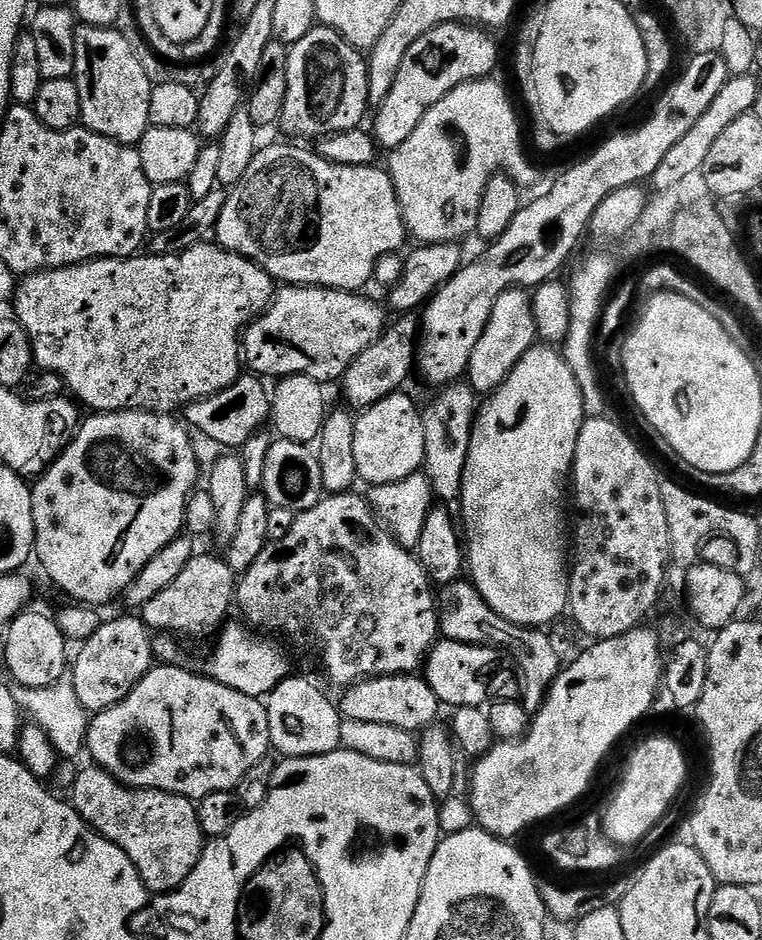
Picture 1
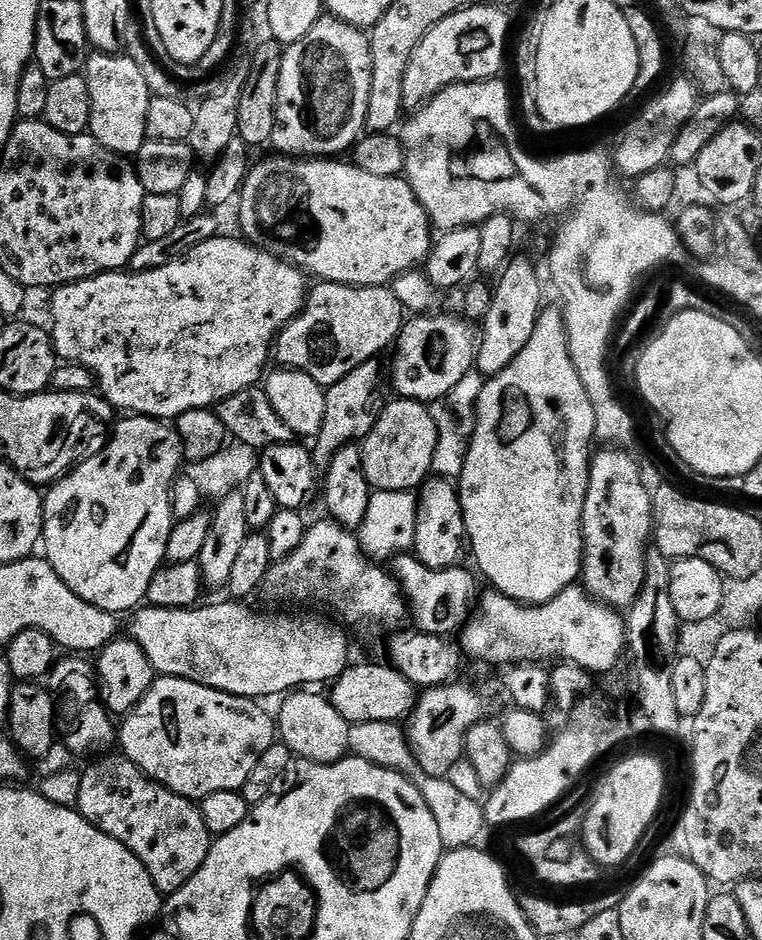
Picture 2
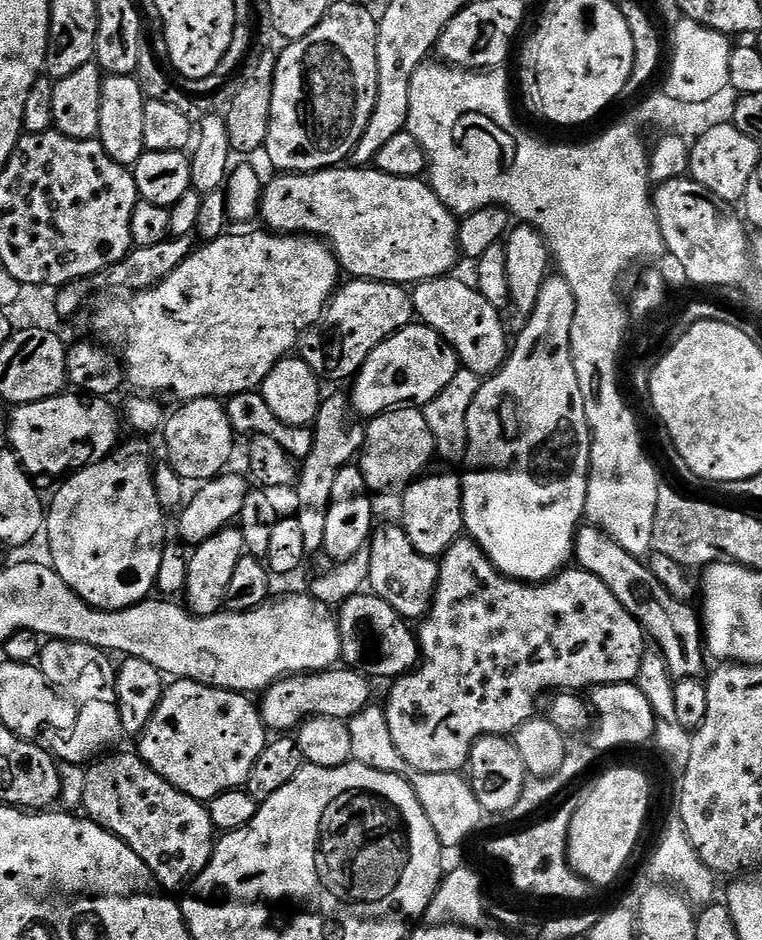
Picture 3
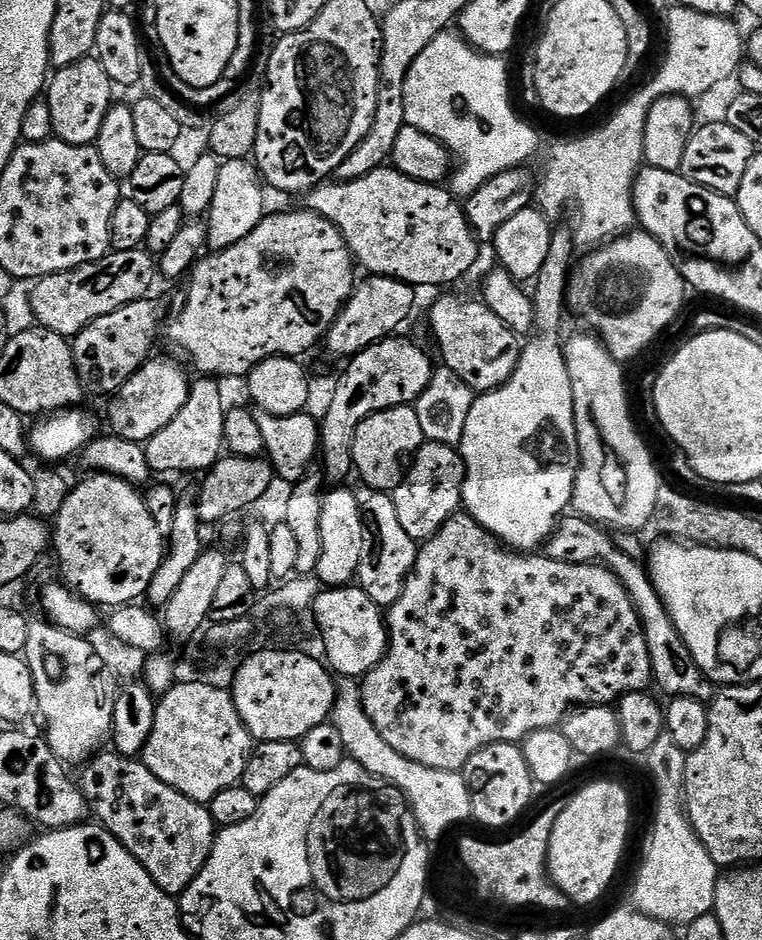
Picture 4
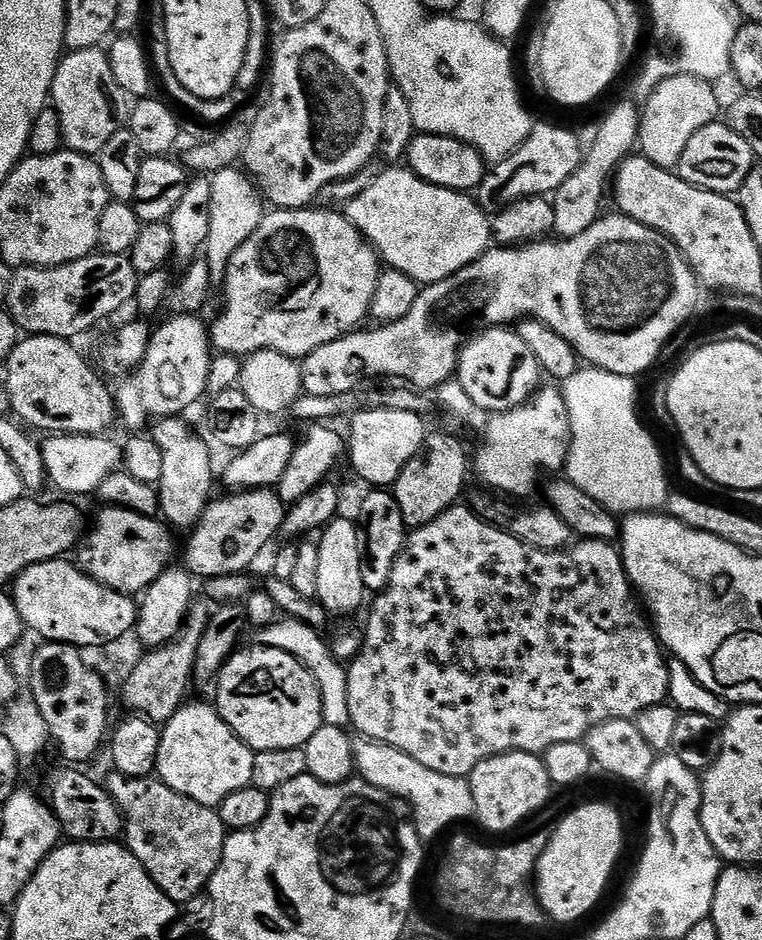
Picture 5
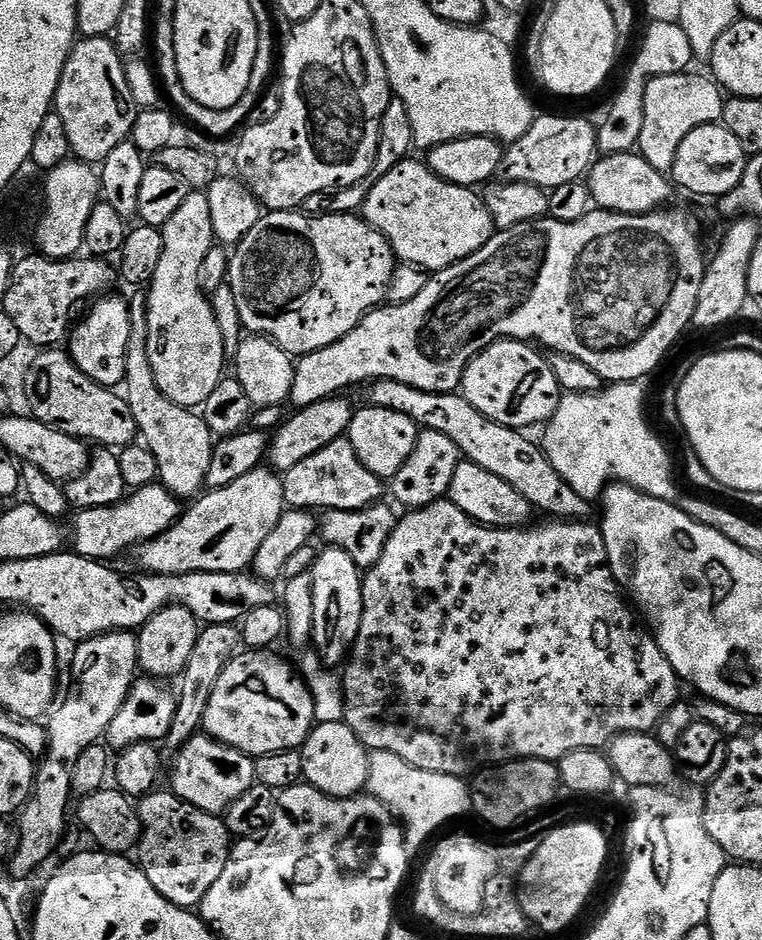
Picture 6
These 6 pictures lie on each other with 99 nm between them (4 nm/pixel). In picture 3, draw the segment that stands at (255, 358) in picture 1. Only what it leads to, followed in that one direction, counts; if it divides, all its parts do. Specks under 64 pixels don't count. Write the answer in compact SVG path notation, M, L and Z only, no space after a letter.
M352 278L347 282L348 285L345 283L343 286L337 287L324 313L320 315L320 321L313 324L301 336L298 345L299 359L304 360L306 366L310 366L310 370L325 381L344 379L347 381L349 378L355 377L366 362L368 355L383 340L390 338L398 330L402 330L406 325L413 323L414 320L412 297L407 287L387 284L381 280L357 280Z

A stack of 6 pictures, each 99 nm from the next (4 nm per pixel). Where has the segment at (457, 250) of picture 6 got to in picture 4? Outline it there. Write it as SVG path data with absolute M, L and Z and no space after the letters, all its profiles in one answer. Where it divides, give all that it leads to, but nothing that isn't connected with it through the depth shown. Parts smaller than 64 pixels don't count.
M391 166L376 168L357 180L325 182L307 193L307 211L326 218L344 235L355 263L365 273L373 276L389 276L413 286L420 284L452 284L460 280L476 264L478 236L469 224L461 201L455 200L447 187L439 184L423 184Z

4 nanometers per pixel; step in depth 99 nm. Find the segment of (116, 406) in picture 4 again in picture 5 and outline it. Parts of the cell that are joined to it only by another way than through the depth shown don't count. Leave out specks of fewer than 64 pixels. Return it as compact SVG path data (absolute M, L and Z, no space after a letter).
M169 315L169 320L159 329L153 331L151 339L148 340L148 349L144 355L144 362L138 369L140 381L132 384L129 388L124 388L118 392L118 408L132 420L144 420L147 416L151 418L163 418L184 414L191 404L196 404L208 391L207 380L210 378L214 349L212 347L212 337L206 324L200 321L199 315L178 316Z

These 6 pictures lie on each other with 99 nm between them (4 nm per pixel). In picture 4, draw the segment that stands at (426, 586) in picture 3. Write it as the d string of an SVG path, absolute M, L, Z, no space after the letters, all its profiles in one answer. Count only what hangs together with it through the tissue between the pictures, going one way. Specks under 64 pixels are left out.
M388 494L377 495L375 499L372 512L370 508L370 536L374 541L374 547L370 555L360 563L358 584L368 591L370 598L374 598L379 608L387 610L392 607L392 604L398 602L404 587L407 586L408 578L416 565L418 544L402 527L395 499Z

